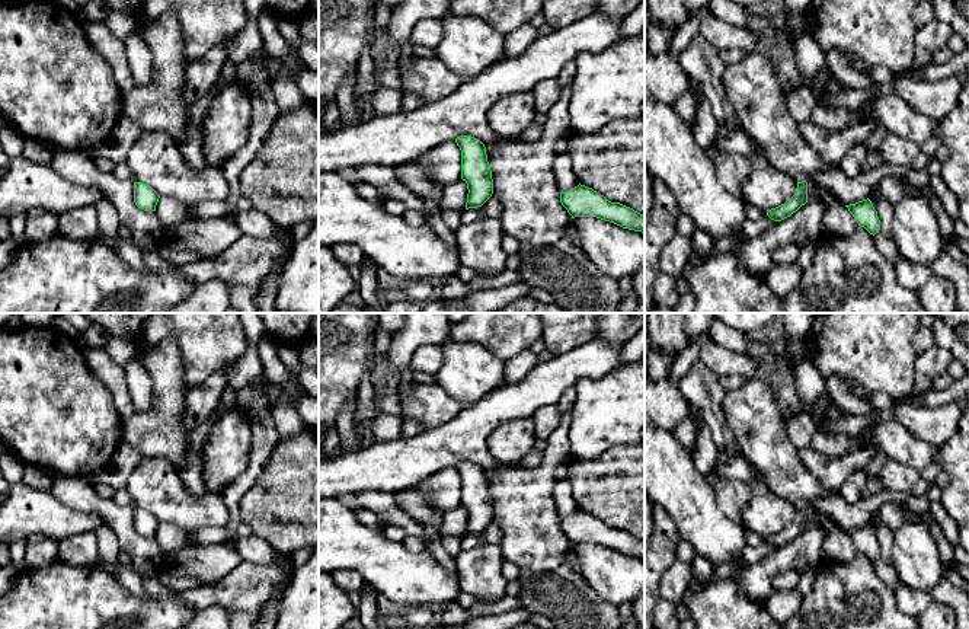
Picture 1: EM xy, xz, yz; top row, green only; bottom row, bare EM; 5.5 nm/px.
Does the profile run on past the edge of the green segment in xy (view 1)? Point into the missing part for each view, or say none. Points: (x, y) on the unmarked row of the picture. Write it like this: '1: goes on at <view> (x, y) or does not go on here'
1: does not go on here

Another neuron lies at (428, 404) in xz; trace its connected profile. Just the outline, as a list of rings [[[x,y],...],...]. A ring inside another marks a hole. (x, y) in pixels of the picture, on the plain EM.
[[[413,383],[406,397],[399,397],[403,421],[416,421],[420,431],[439,427],[454,418],[461,403],[438,383]]]

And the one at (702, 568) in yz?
[[[695,555],[694,562],[691,563],[693,577],[698,581],[704,581],[711,577],[714,565],[710,559]]]

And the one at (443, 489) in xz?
[[[455,467],[431,473],[410,489],[420,492],[426,502],[434,504],[442,513],[461,505],[461,476]]]

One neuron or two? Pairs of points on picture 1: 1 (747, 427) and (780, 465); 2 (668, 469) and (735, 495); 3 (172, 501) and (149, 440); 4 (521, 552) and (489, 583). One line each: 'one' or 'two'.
1: one
2: two
3: two
4: two

